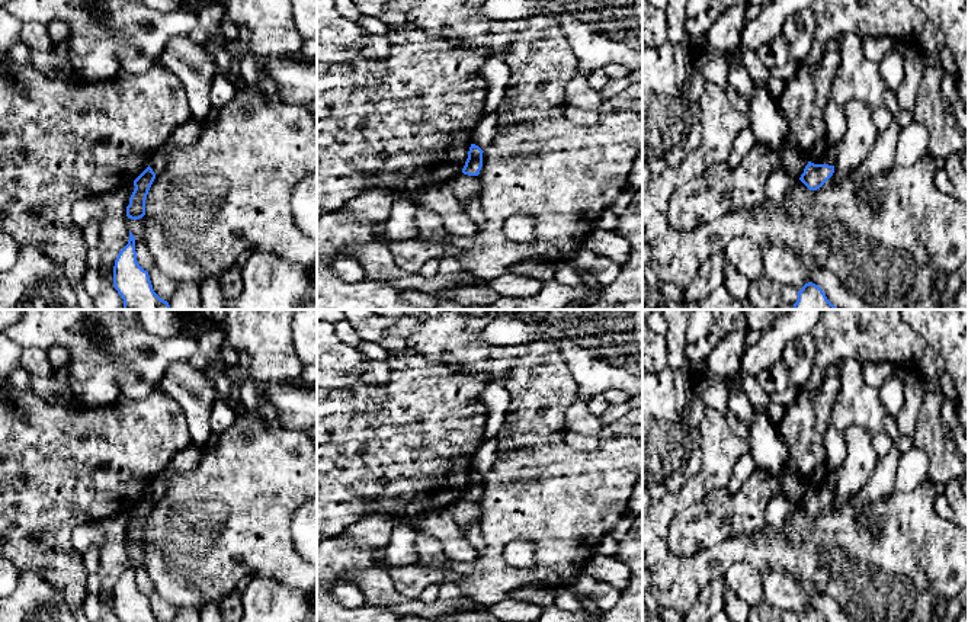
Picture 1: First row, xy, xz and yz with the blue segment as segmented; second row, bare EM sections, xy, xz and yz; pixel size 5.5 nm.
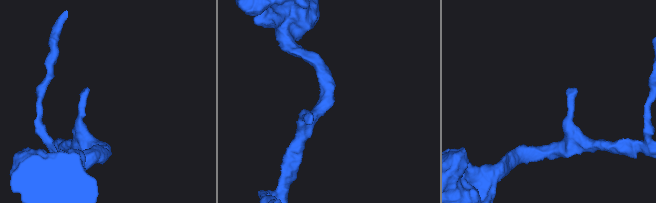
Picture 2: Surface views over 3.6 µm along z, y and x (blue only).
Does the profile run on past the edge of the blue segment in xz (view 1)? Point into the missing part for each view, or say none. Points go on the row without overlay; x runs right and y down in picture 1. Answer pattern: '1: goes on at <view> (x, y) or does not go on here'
1: does not go on here

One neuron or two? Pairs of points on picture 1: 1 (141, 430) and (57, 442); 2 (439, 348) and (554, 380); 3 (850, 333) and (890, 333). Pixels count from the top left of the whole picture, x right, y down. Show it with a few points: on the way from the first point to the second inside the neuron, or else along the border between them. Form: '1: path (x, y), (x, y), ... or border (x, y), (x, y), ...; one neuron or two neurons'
1: path (121, 443), (77, 443); one neuron
2: path (468, 348), (483, 348), (500, 362), (525, 371); one neuron
3: path (861, 334), (880, 333); one neuron

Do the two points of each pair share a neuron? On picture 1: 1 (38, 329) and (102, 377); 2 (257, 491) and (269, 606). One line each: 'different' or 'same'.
1: same
2: different

